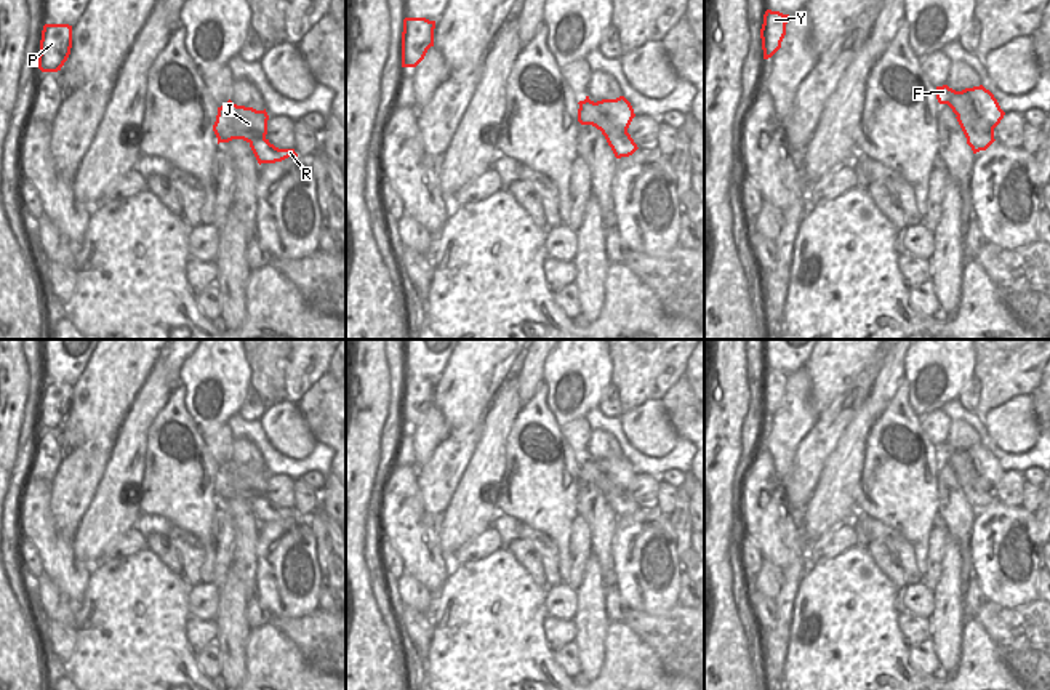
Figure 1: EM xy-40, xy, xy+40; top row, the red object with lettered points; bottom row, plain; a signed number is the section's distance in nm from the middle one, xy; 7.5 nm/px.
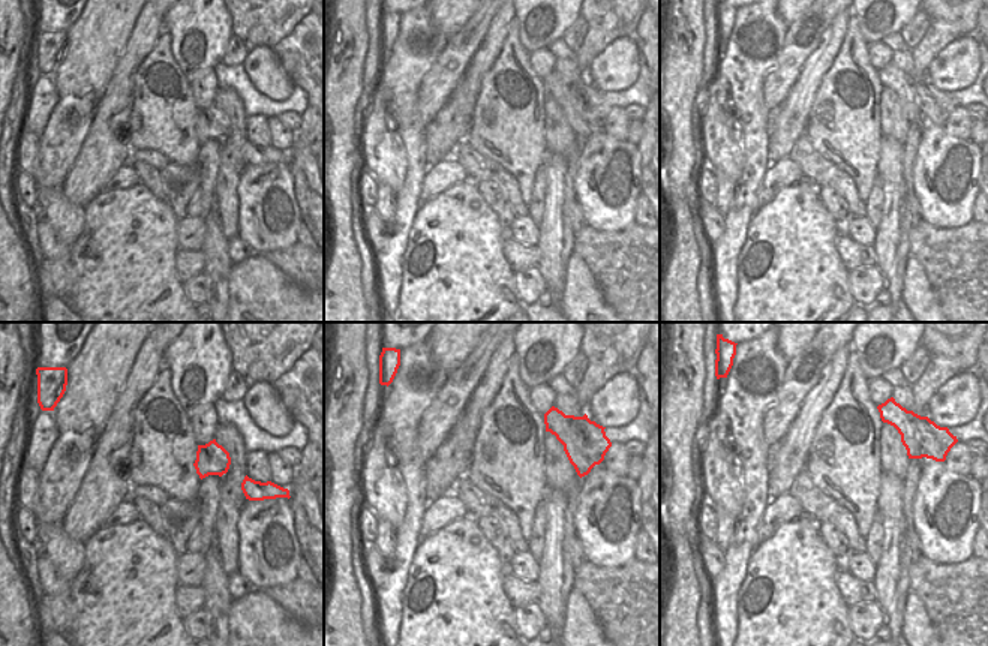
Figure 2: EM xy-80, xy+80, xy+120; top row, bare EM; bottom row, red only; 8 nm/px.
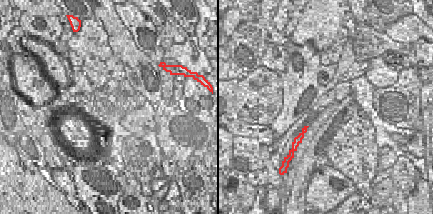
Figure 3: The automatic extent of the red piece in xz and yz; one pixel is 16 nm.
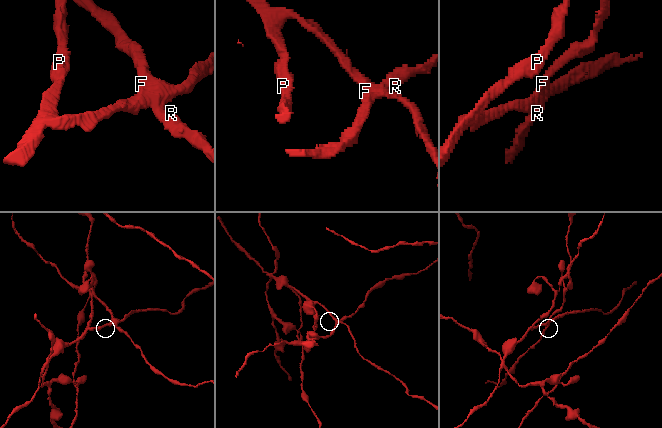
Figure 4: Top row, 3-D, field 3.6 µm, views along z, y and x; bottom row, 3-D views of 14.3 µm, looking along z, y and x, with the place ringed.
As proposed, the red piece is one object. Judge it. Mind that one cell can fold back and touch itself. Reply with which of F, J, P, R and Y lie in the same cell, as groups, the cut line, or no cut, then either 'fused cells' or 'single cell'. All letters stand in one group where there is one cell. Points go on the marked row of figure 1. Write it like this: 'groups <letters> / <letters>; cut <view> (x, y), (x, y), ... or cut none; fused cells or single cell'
groups F R / J P Y; cut xy+40 (962, 90), (972, 100), (977, 114), (993, 130); fused cells

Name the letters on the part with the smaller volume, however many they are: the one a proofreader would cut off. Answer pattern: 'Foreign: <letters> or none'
Foreign: F, R

